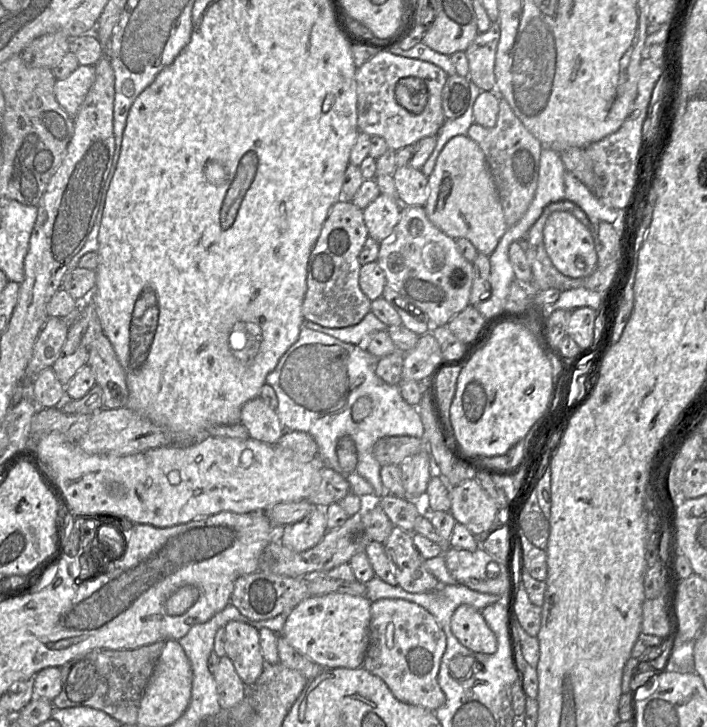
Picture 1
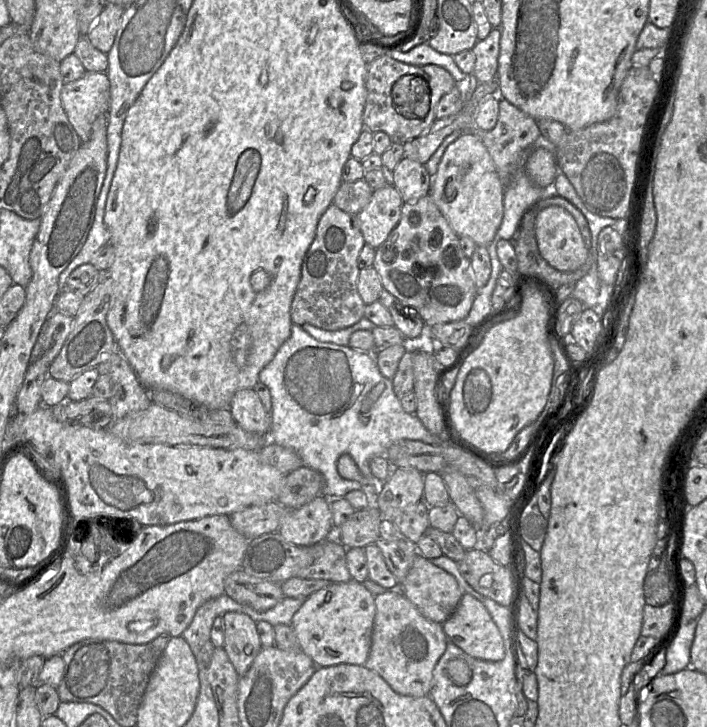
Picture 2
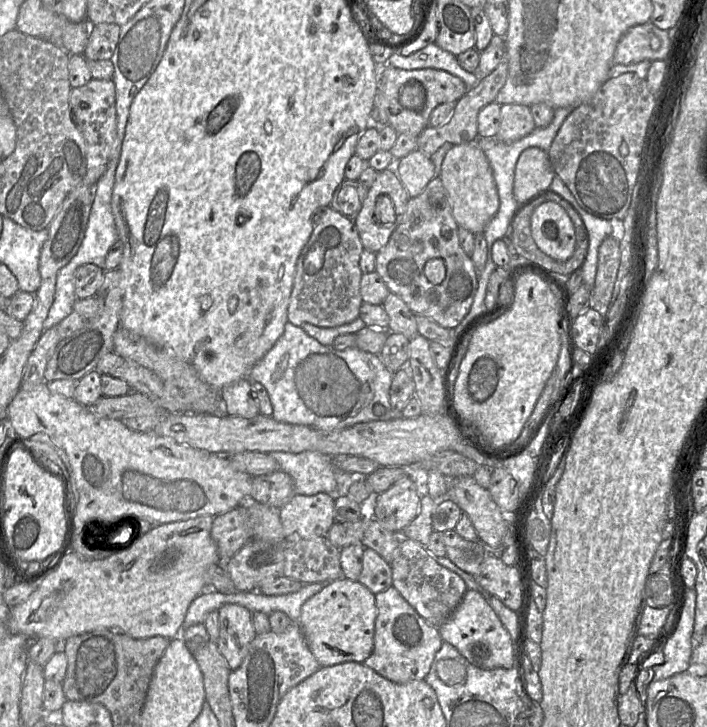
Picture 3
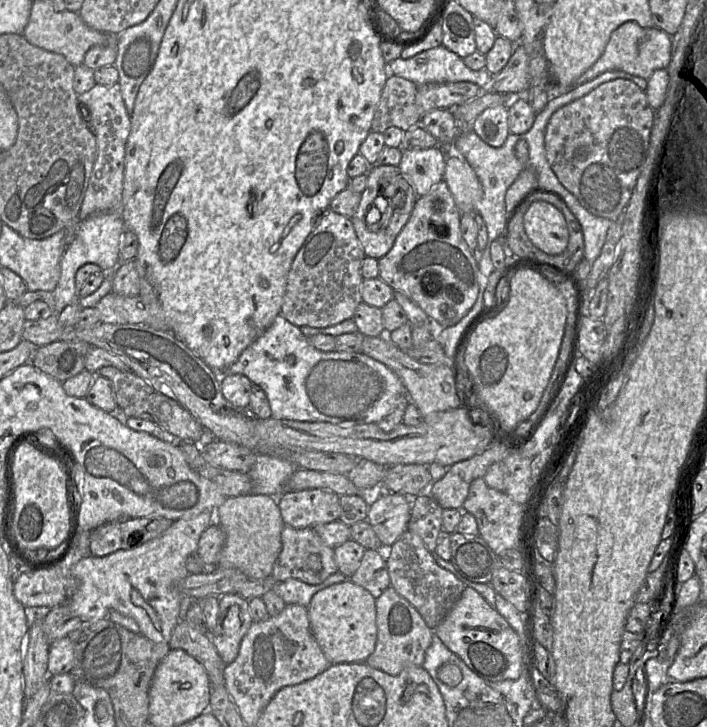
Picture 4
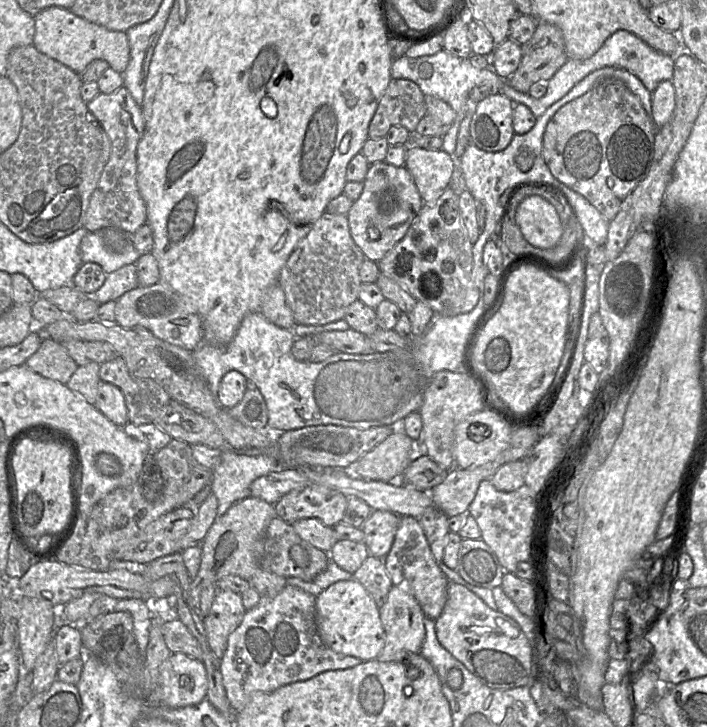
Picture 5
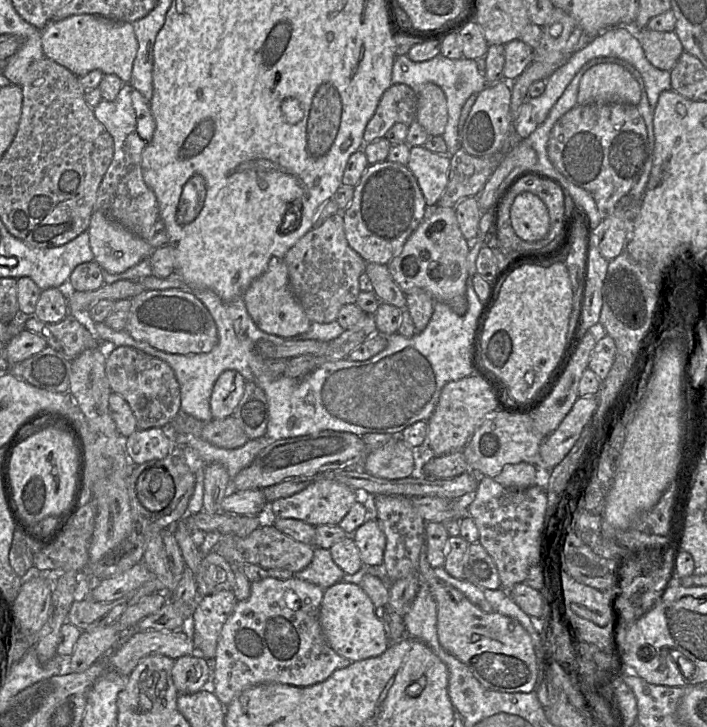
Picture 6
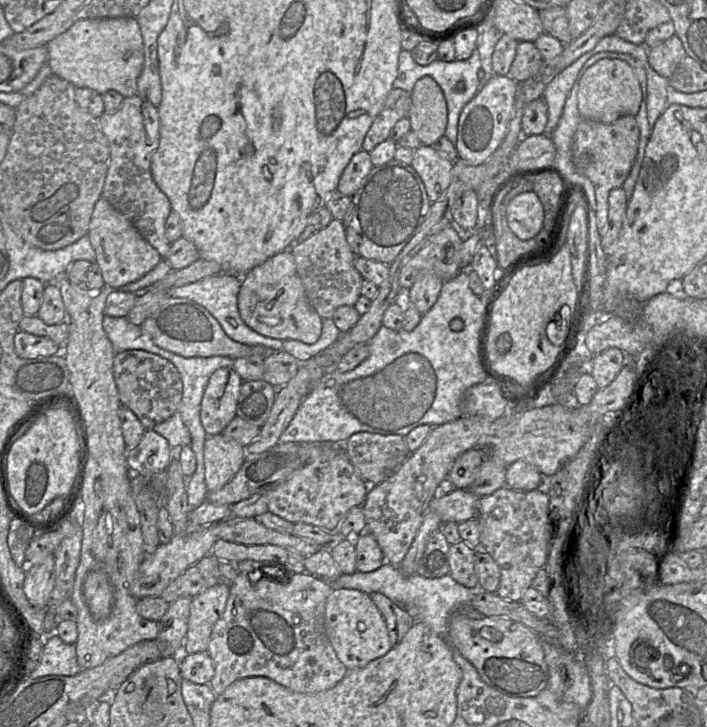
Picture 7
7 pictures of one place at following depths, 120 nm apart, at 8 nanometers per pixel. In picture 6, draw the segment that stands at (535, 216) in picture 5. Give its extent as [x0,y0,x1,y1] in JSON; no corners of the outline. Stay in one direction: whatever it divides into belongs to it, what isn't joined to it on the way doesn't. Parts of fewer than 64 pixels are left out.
[510,192,550,242]

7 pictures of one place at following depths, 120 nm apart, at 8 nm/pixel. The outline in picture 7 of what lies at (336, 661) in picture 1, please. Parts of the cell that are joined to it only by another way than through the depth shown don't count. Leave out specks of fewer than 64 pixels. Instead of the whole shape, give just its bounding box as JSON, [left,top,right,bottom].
[324,589,392,670]

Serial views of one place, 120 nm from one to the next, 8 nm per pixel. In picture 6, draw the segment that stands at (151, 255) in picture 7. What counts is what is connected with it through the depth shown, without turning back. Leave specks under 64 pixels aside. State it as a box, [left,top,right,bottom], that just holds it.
[87,210,155,273]

